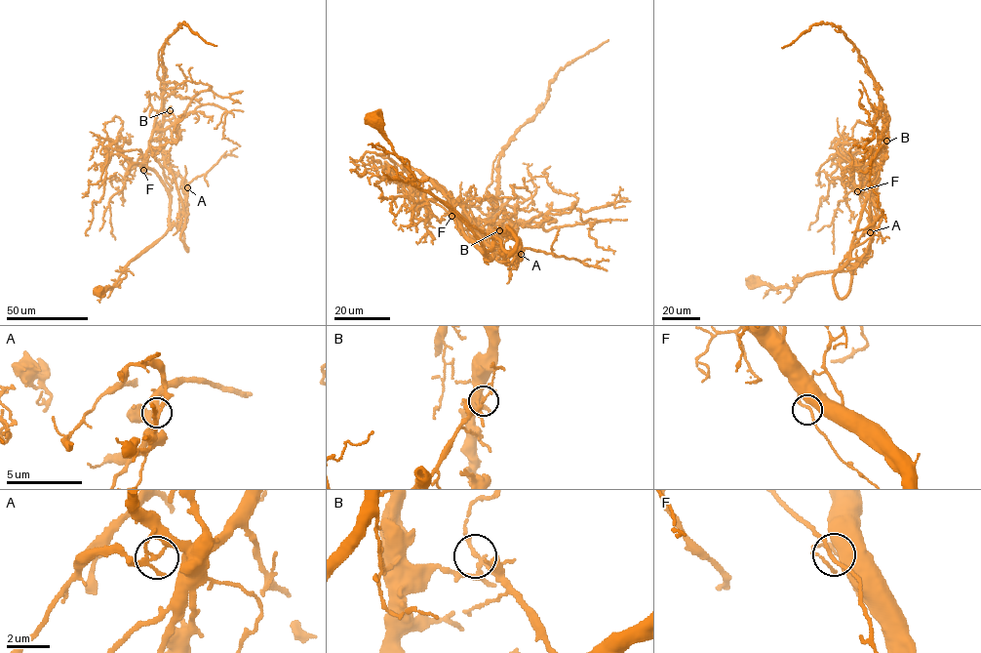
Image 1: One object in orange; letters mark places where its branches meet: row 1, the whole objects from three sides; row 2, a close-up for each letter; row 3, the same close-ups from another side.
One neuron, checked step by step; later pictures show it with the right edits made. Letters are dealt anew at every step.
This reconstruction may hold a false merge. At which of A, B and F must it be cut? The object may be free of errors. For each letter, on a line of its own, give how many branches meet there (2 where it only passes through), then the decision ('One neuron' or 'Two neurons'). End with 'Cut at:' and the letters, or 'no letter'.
A: Branches: 4. Two neurons
B: Branches: 4. One neuron
F: Branches: 4. One neuron
Cut at: A

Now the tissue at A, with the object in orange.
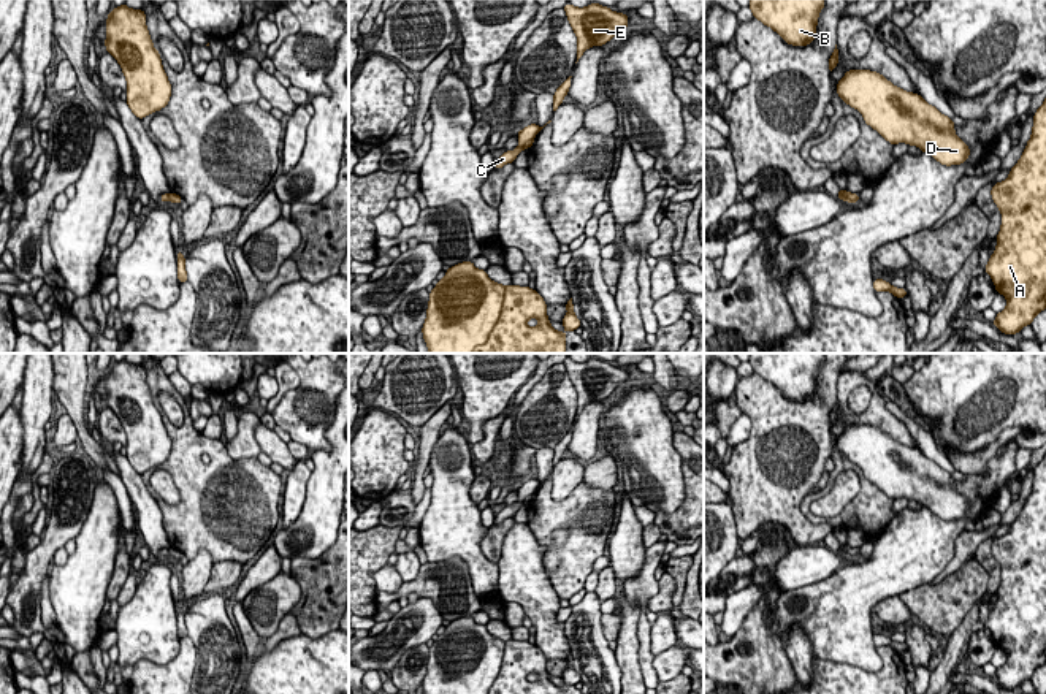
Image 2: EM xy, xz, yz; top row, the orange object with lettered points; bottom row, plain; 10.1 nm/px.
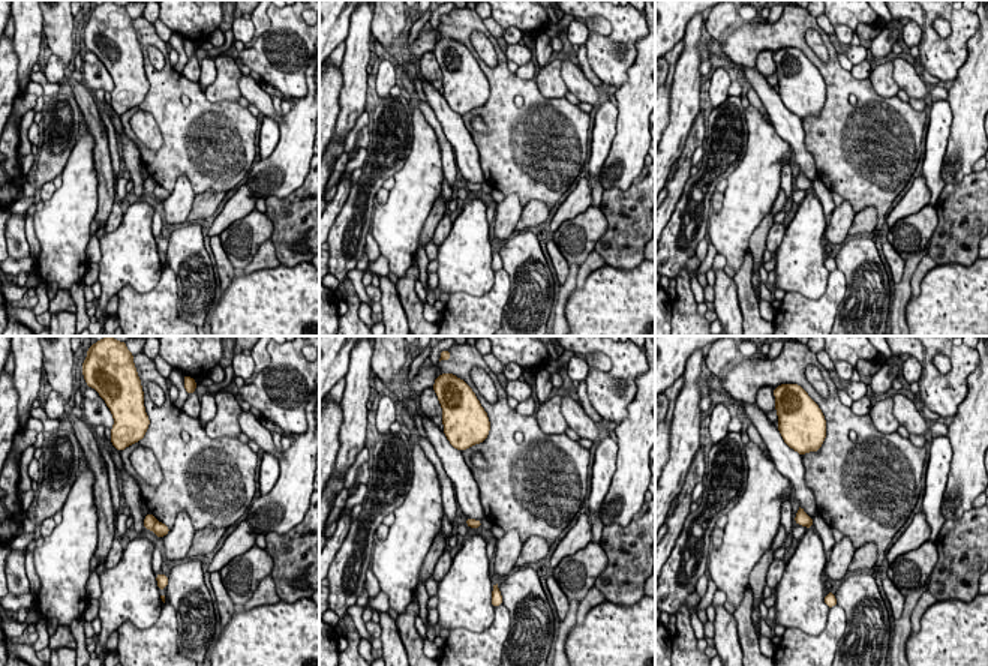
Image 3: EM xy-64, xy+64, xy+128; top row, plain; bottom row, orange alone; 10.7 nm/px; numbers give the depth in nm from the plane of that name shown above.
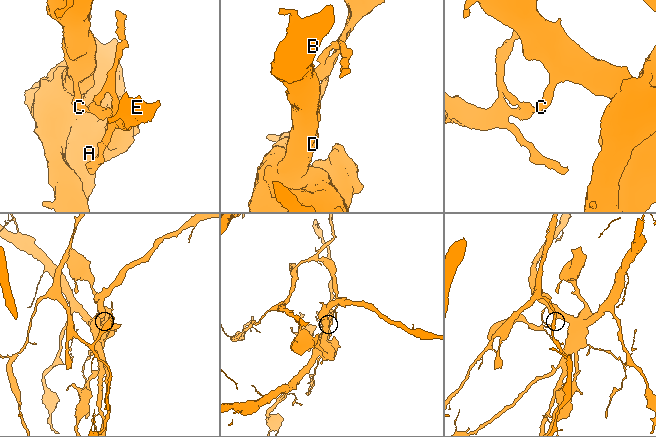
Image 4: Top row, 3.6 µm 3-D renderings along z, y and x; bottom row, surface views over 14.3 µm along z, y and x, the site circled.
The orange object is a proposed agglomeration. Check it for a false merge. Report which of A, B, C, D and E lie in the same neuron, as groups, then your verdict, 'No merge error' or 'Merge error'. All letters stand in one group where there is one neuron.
Groups: A B C D / E. Merge error

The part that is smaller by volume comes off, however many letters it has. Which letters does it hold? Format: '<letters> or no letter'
E

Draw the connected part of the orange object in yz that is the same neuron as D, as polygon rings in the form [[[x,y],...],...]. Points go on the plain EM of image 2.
[[[848,425],[835,445],[862,469],[867,480],[894,501],[918,501],[946,521],[965,518],[970,510],[968,501],[956,490],[951,472],[919,448],[894,440],[876,426]]]

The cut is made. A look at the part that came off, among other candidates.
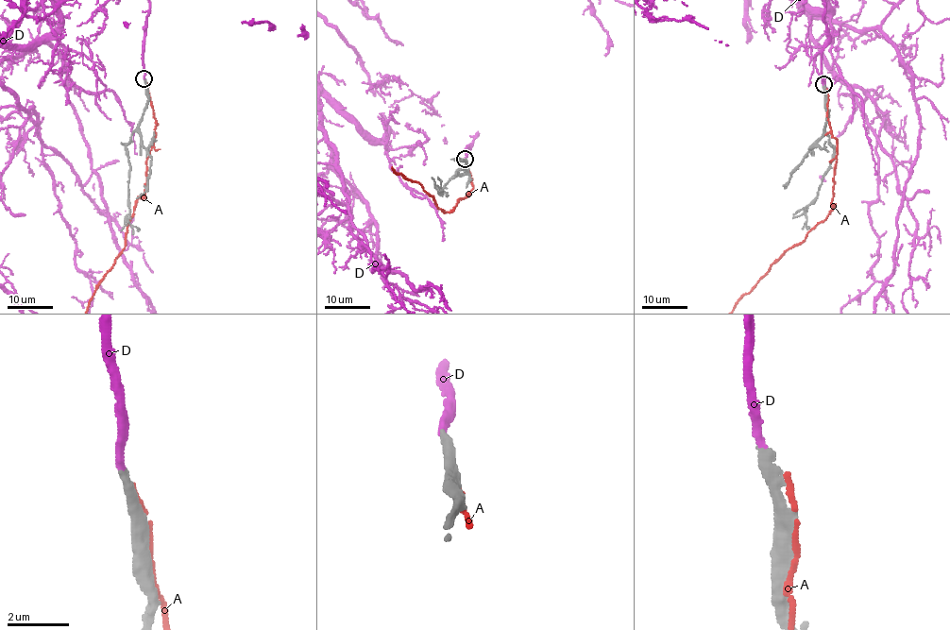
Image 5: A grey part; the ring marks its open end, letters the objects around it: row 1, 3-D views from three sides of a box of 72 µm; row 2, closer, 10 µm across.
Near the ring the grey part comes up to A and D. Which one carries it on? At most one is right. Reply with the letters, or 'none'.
D

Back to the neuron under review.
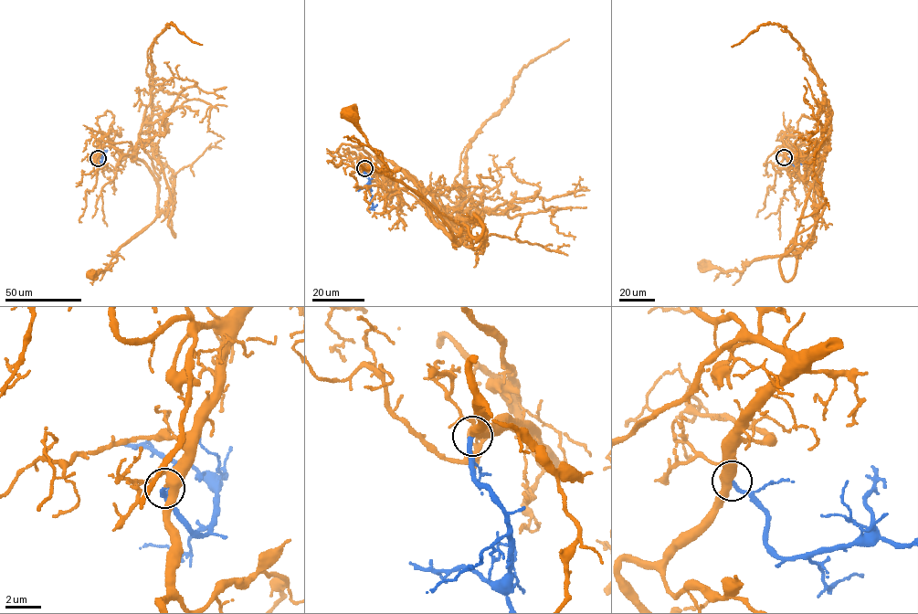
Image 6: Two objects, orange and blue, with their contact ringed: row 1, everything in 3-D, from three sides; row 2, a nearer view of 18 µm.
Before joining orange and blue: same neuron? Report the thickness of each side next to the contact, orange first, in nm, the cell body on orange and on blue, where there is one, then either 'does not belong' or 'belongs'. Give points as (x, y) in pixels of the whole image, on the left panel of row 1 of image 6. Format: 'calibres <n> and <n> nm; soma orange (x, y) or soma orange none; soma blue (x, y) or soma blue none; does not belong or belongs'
calibres 360 and 240 nm; soma orange (91, 275); soma blue none; belongs

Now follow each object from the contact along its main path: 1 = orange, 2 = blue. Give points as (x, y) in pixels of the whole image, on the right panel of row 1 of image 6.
1: (784, 157), (795, 143), (802, 154), (796, 165), (814, 190), (812, 238), (742, 271), (701, 264)
2: (784, 157), (789, 165), (813, 162)

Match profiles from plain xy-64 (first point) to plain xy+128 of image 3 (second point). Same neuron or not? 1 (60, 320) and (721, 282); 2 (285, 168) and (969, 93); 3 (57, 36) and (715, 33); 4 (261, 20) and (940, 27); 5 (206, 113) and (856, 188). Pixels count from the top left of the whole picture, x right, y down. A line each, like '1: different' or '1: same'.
1: same
2: same
3: same
4: same
5: same

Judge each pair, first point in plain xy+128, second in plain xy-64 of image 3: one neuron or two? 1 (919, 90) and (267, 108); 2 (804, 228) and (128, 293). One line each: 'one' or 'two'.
1: one
2: two

